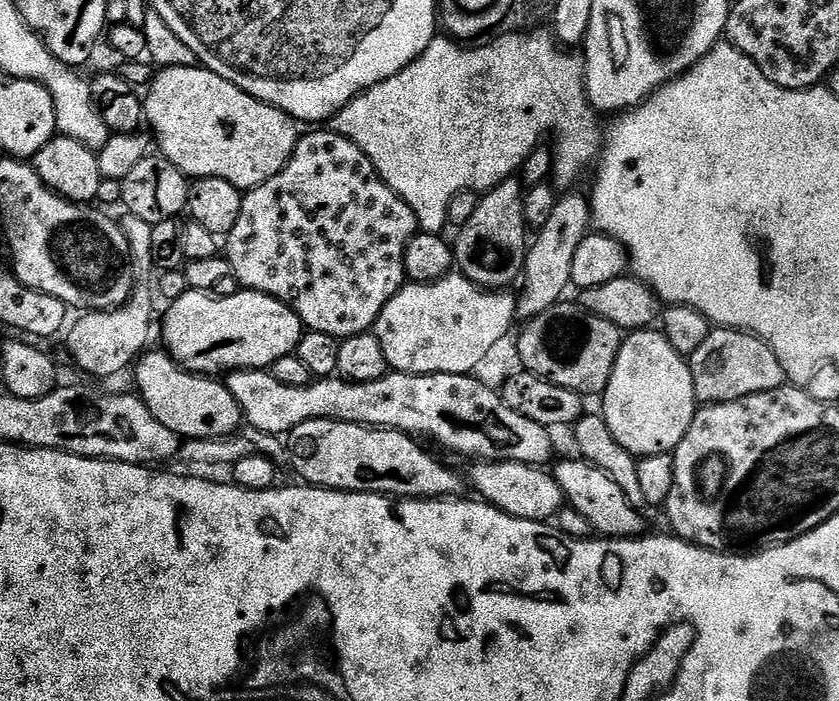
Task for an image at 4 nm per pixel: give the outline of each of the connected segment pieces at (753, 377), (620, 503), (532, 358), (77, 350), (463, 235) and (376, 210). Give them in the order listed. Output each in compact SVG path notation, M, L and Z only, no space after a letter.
M713 327L706 342L694 350L690 363L696 399L701 405L732 402L750 394L783 388L786 384L782 362L778 362L776 352L752 333L738 332L734 328Z
M583 458L575 459L560 461L557 459L554 475L558 486L564 491L567 503L574 510L578 510L578 514L582 514L586 522L590 522L593 533L613 540L628 540L634 536L645 535L646 528L644 516L640 513L641 509L628 501L626 494L622 494L618 482L614 482L610 474L606 474L606 470L595 468L590 461Z
M561 302L550 306L542 314L527 321L520 332L520 360L527 371L538 374L542 379L554 382L558 386L566 386L566 390L579 392L585 398L602 394L610 382L610 374L614 370L614 362L620 353L622 330L614 326L614 322L606 322L593 312L587 312L579 303Z
M137 285L131 299L123 307L106 312L89 311L81 315L84 317L77 323L75 321L66 334L68 350L77 366L98 378L110 378L122 373L127 367L129 369L149 347L153 312L151 290Z
M509 178L501 182L497 188L490 188L480 196L478 210L474 210L470 222L459 225L460 232L454 239L454 251L456 253L455 267L468 279L473 280L485 290L504 290L521 279L524 271L524 263L528 257L530 247L530 229L524 217L525 187L519 179Z
M308 130L296 141L296 149L292 151L292 157L286 162L286 166L274 178L262 182L262 186L247 189L243 193L242 214L238 214L238 222L234 222L234 230L230 230L226 237L226 259L232 266L232 272L236 275L237 285L249 292L265 292L275 300L280 300L300 319L309 332L318 334L330 334L337 338L362 334L375 329L376 319L382 314L386 302L394 298L406 283L404 271L404 255L408 249L408 243L415 238L418 231L416 215L410 210L407 202L399 196L386 181L376 173L374 162L370 162L363 150L350 138L340 136L331 130Z

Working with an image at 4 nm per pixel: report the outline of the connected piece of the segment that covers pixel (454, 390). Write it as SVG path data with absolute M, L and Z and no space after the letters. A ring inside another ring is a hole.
M237 370L227 373L226 383L238 402L243 419L273 438L292 433L302 422L341 420L367 424L370 428L390 428L393 432L421 432L454 452L476 456L472 458L477 461L513 460L547 465L547 460L553 459L553 433L510 410L497 389L495 392L476 378L472 374L415 376L413 372L392 370L374 382L361 384L343 378L316 378L311 384L286 386L286 382L278 382L268 370Z

